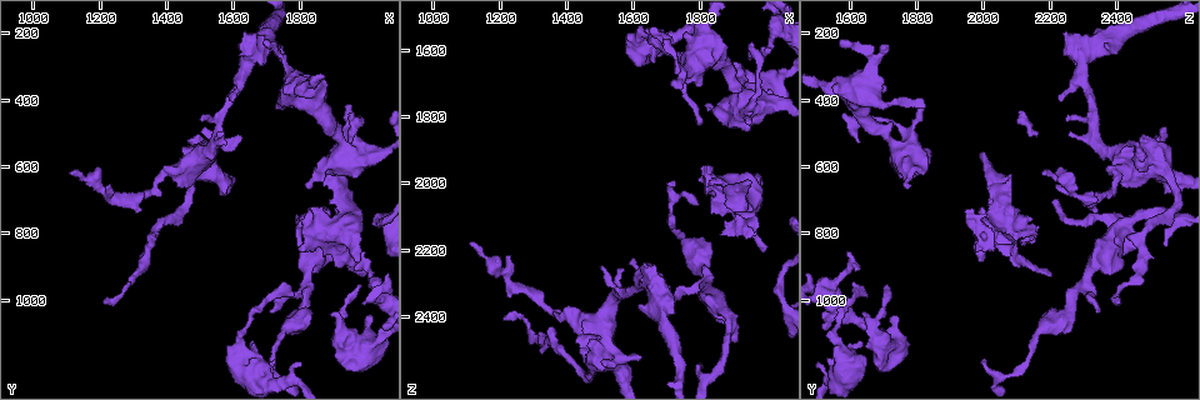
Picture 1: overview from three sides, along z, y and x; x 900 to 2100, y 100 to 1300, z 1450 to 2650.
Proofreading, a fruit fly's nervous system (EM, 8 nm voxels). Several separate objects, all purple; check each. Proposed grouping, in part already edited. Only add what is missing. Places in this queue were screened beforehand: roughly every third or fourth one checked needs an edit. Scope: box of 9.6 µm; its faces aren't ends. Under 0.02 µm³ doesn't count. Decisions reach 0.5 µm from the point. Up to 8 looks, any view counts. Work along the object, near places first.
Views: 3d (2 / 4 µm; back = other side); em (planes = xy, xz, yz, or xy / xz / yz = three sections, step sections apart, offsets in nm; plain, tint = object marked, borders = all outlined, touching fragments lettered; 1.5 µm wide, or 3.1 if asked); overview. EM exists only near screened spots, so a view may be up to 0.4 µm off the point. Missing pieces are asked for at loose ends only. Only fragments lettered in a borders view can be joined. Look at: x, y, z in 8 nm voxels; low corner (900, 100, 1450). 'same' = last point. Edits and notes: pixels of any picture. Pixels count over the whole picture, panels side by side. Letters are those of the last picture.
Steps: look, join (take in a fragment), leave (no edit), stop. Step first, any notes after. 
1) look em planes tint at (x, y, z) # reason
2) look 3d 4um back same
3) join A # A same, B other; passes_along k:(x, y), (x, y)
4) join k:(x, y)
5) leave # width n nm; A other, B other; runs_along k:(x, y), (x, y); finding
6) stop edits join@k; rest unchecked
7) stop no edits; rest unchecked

look 3d 4um back at (1720, 1170, 2000) # free end

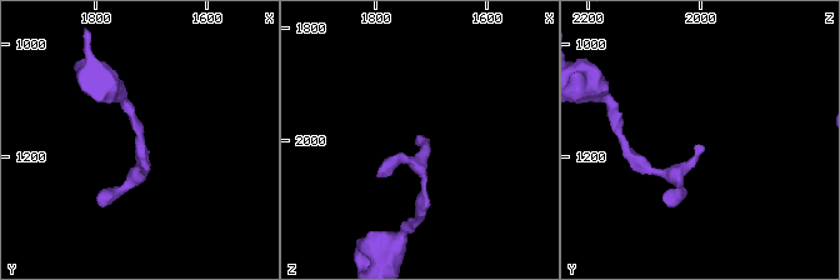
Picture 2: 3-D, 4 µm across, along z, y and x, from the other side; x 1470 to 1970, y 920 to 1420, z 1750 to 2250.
look em xz step 4 borders at (1725, 1175, 2000) # shape alone is not enough

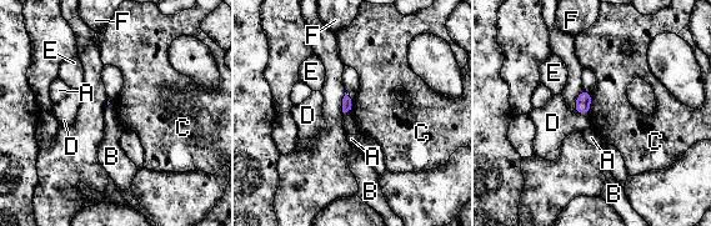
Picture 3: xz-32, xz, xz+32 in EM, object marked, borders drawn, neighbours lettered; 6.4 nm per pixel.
leave # A other, B other, C other, D other, E other, F other; border 3:(350, 109), (344, 114); none of them fits

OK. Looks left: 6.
look em planes borders at (1990, 930, 2210) # branch stops here

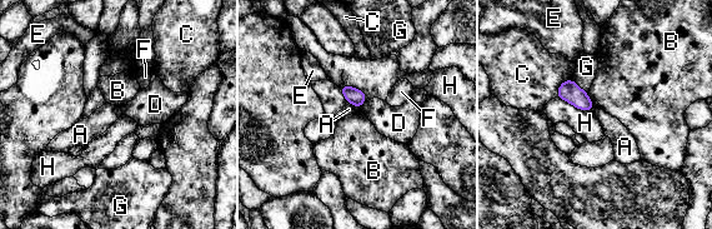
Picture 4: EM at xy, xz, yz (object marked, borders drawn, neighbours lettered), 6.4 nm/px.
leave # width 110 nm; A other, B other, C other, D other, E other, F other, G other, H other; border 4:(347, 101), (359, 109); no lettered fragment goes on from it

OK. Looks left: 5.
look em xy step 4 tint at (1800, 840, 2540) # free end

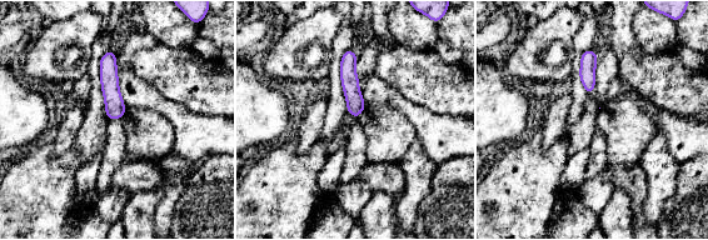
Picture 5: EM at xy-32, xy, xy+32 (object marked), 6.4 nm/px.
look em planes borders same

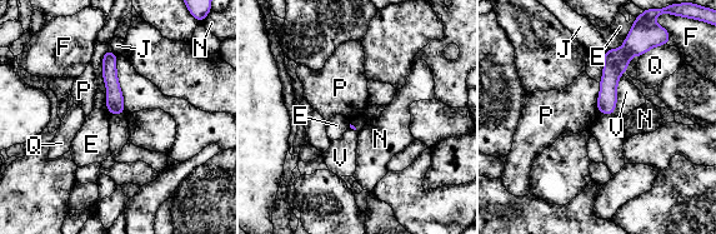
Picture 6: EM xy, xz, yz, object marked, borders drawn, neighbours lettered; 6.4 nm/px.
leave # E other, F other, J other, N other, P other, Q other, V other; border 6:(101, 60), (106, 98); none of them fits

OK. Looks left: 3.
stop no edits; rest unchecked

